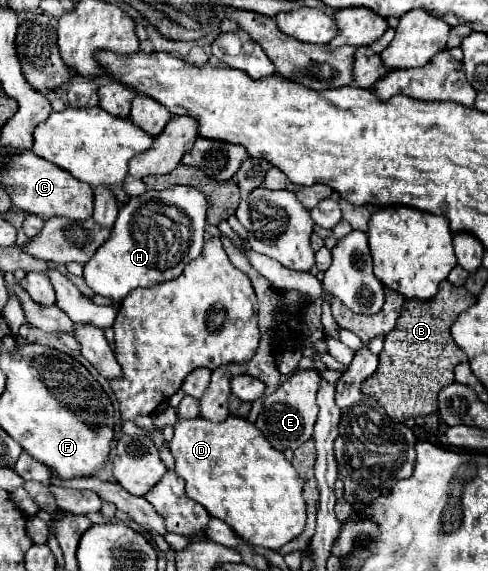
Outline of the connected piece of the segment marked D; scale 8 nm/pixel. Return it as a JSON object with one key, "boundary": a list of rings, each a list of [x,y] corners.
{"boundary":[[[201,415],[195,419],[181,419],[175,423],[171,453],[175,457],[175,473],[187,483],[187,495],[193,501],[201,503],[211,517],[219,517],[221,521],[225,521],[245,541],[253,545],[265,545],[267,549],[277,549],[303,531],[303,479],[295,471],[295,467],[283,457],[283,453],[269,445],[269,441],[261,435],[261,431],[257,431],[257,425],[253,421],[233,415],[229,415],[221,423],[213,423]]]}

